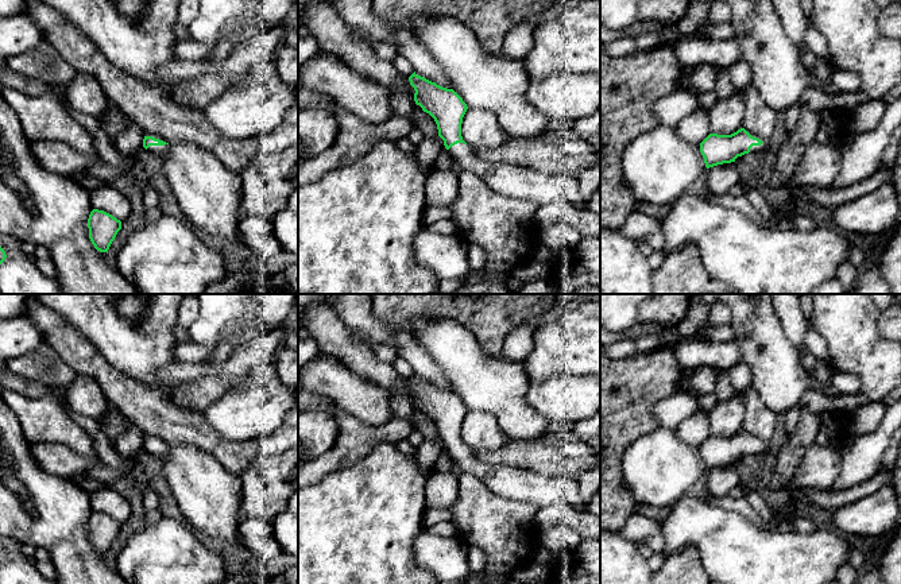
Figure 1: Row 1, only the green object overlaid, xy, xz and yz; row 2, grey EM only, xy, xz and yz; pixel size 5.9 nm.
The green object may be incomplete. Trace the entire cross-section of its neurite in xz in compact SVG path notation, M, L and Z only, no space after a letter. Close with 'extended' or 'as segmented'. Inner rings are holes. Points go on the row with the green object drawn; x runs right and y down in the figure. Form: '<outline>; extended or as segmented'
M415 71L409 81L415 90L415 104L434 119L445 148L463 170L480 177L491 192L533 202L537 208L553 202L572 202L577 208L587 208L588 200L580 192L577 177L568 171L545 174L526 166L494 163L479 158L461 136L463 117L468 109L463 98L453 89L442 88Z; extended

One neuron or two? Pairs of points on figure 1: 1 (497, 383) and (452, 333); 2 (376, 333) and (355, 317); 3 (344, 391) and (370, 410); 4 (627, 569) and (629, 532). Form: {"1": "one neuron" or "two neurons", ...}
{"1": "one neuron", "2": "one neuron", "3": "one neuron", "4": "two neurons"}

